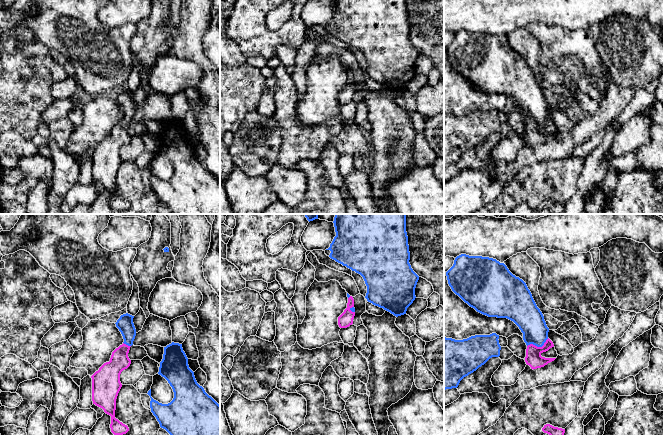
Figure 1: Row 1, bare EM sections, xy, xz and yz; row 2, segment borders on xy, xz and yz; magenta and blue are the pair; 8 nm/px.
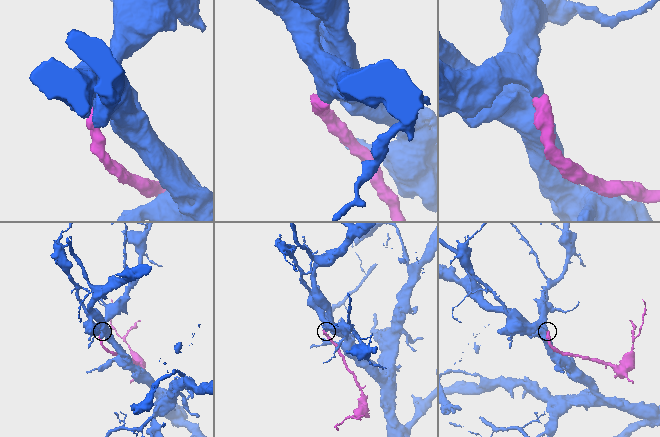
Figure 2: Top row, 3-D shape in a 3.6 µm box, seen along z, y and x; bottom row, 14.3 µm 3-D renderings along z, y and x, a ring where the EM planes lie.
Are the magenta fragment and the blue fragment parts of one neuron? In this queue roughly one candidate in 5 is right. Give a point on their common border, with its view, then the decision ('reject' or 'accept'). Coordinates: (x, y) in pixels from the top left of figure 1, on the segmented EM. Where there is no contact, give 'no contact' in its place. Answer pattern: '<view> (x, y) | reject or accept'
yz (538, 347) | accept

